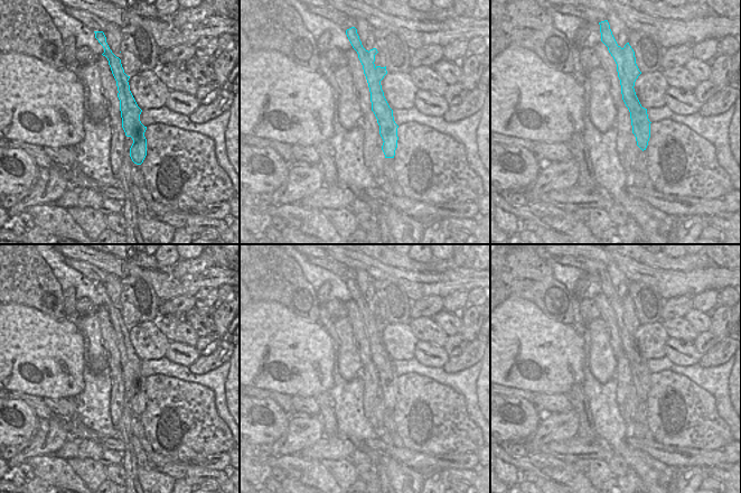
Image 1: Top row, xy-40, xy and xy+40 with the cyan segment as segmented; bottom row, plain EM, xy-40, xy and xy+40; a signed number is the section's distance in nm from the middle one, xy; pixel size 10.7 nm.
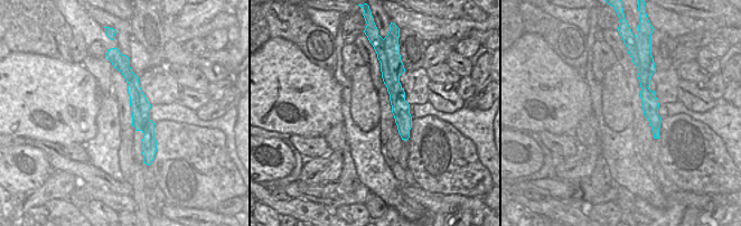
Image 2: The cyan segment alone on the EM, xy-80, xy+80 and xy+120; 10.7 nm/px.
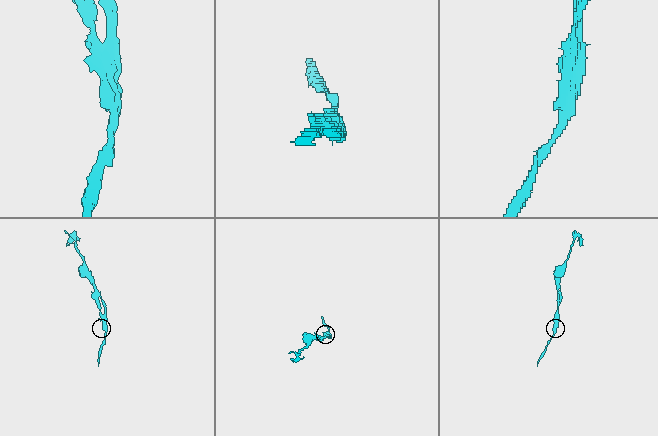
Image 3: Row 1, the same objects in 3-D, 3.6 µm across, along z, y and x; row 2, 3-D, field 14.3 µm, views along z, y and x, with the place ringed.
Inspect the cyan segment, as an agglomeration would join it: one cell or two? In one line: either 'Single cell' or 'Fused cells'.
Fused cells

